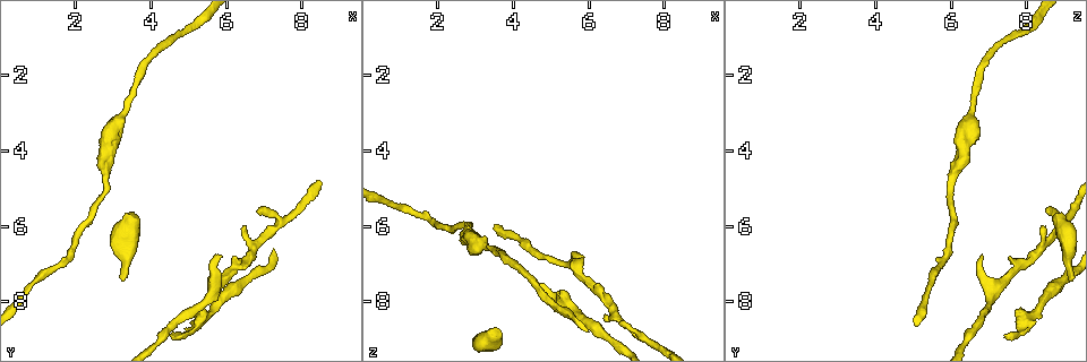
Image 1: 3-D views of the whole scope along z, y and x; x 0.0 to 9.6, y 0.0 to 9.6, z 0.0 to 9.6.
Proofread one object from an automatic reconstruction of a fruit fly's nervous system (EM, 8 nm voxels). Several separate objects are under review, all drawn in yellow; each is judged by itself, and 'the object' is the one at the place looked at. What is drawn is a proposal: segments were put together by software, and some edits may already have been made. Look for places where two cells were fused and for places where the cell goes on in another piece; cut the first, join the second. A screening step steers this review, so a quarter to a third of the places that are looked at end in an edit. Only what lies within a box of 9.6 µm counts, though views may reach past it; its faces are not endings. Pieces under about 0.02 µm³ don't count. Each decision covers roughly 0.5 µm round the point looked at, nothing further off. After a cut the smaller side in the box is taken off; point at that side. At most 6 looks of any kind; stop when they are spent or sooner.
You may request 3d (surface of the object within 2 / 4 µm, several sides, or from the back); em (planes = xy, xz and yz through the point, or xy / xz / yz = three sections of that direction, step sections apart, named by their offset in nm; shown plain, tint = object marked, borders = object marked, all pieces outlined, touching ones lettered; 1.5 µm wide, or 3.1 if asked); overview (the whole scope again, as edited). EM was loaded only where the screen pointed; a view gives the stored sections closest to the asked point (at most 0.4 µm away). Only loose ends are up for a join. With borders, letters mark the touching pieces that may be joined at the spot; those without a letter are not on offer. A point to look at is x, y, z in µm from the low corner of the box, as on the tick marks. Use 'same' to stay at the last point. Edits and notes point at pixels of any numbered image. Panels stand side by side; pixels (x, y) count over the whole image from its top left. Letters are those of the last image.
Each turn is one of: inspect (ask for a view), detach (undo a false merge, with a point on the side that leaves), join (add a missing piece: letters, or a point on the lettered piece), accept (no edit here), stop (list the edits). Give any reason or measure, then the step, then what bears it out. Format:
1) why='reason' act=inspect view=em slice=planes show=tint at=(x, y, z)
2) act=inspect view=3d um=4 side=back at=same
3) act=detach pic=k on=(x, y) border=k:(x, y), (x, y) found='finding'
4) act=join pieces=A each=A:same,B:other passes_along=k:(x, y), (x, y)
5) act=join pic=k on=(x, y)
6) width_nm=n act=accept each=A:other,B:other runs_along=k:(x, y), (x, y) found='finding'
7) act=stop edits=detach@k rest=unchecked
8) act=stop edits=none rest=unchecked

act=inspect view=3d um=2 at=(6.50, 6.00, 8.45)

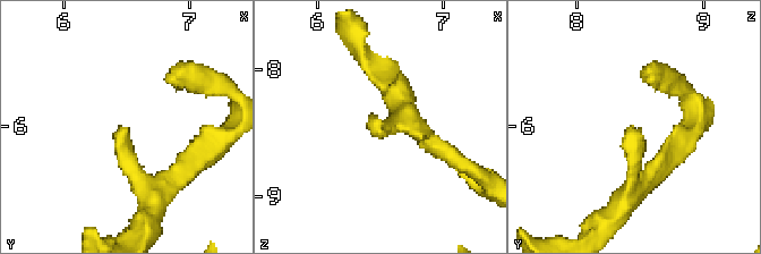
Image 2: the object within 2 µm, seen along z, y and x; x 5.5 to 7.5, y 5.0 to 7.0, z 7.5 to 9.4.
act=inspect view=em slice=planes show=borders at=(6.52, 6.02, 8.46)

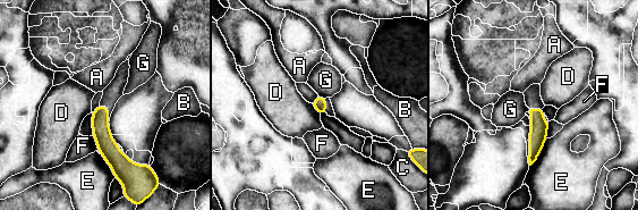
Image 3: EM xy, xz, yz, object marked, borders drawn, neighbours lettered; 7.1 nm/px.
act=accept each=A:other,B:other,C:other,D:other,E:other,F:other,G:other border=3:(311, 103), (320, 115) found='no lettered piece goes on from it'

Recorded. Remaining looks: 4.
why='branch stops here' act=inspect view=3d um=4 at=(3.55, 5.65, 8.90)

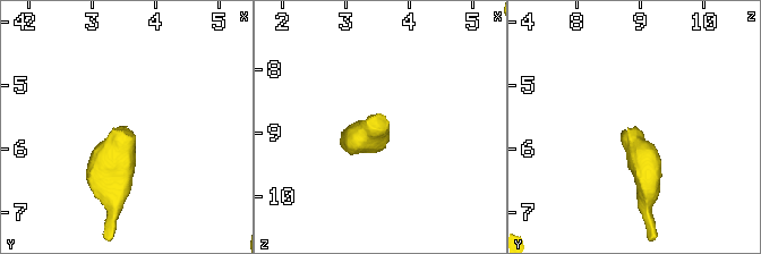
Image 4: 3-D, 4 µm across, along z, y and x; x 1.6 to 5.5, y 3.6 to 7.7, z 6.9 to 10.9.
why='shape alone is not enough' act=inspect view=em slice=planes show=tint at=(3.55, 5.60, 8.90)

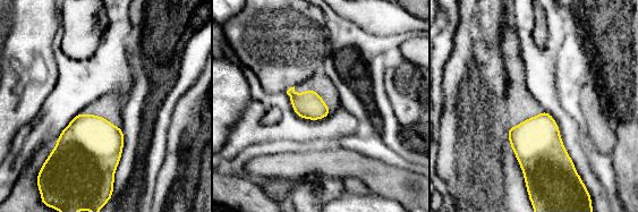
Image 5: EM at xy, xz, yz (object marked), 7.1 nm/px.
why='see the neighbours' act=inspect view=em slice=planes show=borders at=same

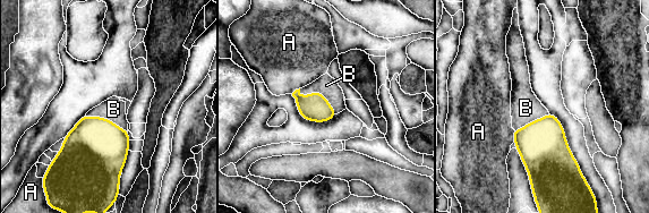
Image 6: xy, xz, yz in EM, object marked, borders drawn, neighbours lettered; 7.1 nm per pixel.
longest_contact=B:320nm act=join pieces=B each=A:other,B:same passes_along=6:(314, 107), (318, 92), (326, 85) found='it goes on there'

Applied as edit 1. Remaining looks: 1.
why='thin end' act=inspect view=em slice=yz step=8 show=borders at=(4.55, 8.95, 7.40)

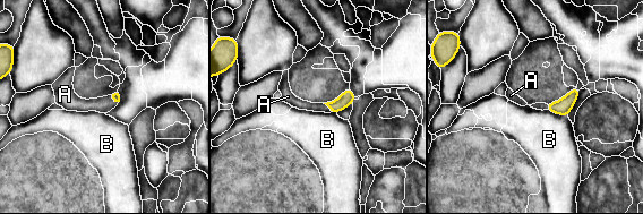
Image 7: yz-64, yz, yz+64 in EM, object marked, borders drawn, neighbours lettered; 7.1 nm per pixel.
longest_contact=B:180nm act=join pieces=A each=A:same,B:other found='the cell continues'

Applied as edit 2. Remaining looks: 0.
act=stop edits=join@6,join@7 rest=unchecked

